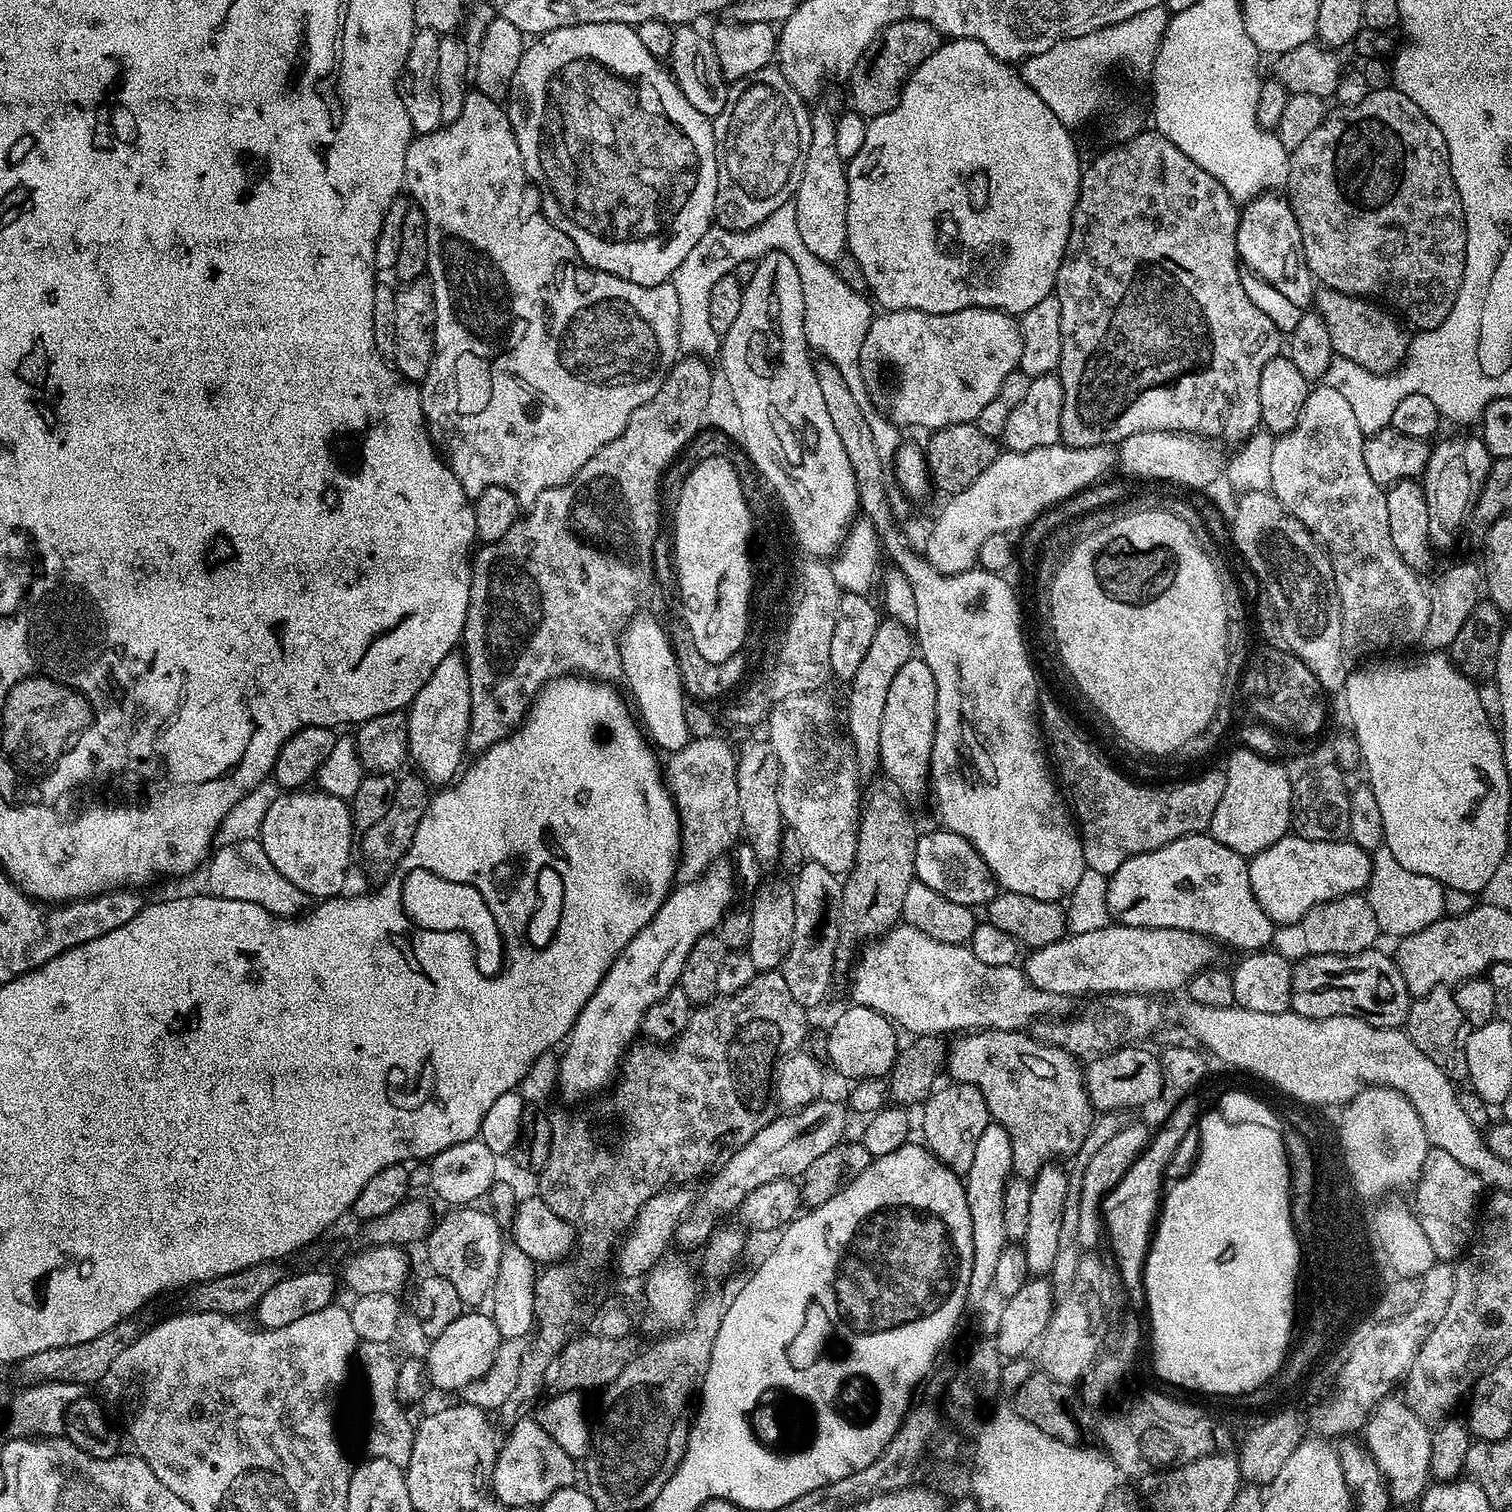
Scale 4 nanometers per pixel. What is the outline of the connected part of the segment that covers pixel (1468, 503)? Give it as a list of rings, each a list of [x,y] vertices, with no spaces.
[[[1452,436],[1433,447],[1428,465],[1422,473],[1426,514],[1430,514],[1430,542],[1433,549],[1452,548],[1469,531],[1469,520],[1480,491],[1487,480],[1494,457],[1488,453],[1483,439],[1476,436]]]

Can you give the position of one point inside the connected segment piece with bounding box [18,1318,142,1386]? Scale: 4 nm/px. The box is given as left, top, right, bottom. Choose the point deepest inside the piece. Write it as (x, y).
(85, 1363)

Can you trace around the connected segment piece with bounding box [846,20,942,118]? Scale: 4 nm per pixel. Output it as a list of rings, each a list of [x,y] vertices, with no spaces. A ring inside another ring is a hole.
[[[899,20],[885,28],[860,55],[852,75],[847,77],[846,84],[852,87],[851,107],[865,118],[892,112],[894,106],[898,106],[900,93],[913,70],[937,52],[941,43],[940,31],[925,20]]]

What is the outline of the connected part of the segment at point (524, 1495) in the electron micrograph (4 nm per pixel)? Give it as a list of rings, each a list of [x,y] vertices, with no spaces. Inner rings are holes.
[[[521,1418],[511,1425],[508,1437],[496,1453],[496,1462],[490,1469],[490,1488],[508,1508],[540,1506],[548,1496],[573,1483],[572,1460],[568,1448],[558,1446],[547,1427],[539,1419]],[[492,1476],[492,1480],[491,1480]]]

